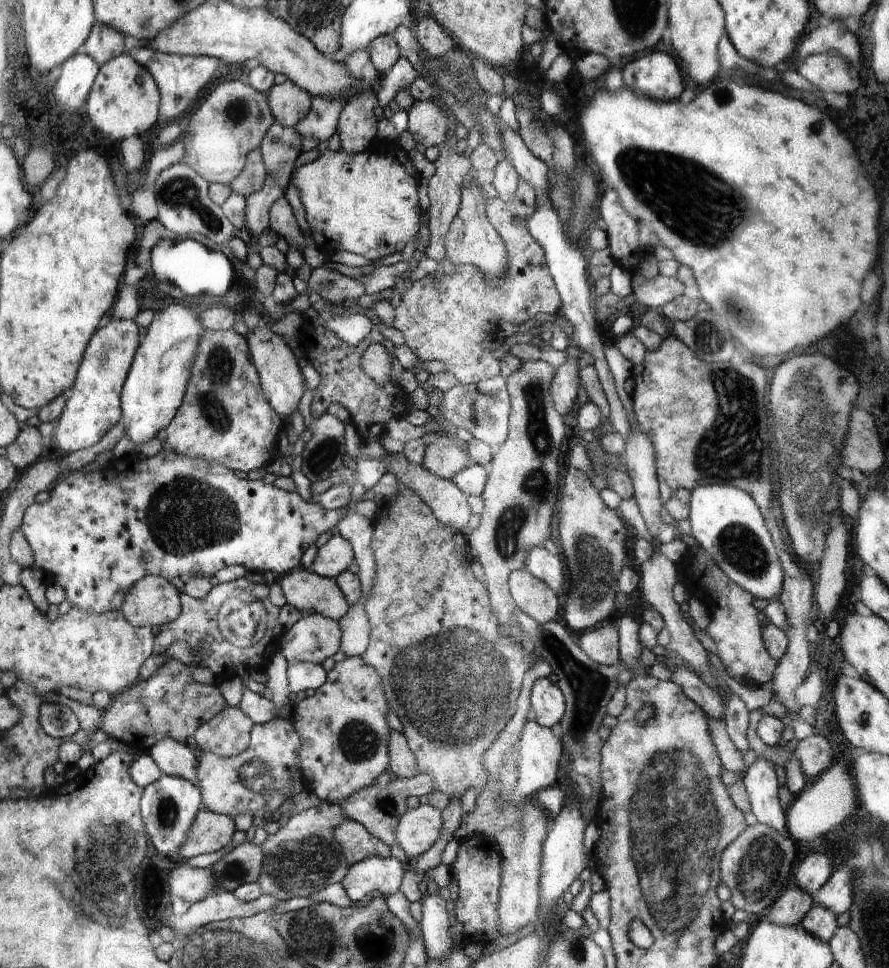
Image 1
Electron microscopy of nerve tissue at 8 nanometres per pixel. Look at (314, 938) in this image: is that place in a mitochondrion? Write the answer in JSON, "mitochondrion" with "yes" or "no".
{"mitochondrion":"yes"}

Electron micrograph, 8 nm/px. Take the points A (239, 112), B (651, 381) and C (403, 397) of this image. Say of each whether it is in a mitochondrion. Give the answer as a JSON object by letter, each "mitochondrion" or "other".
{"A":"mitochondrion","B":"other","C":"other"}

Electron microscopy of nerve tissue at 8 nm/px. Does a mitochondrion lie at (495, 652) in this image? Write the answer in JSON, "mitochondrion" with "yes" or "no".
{"mitochondrion":"yes"}

